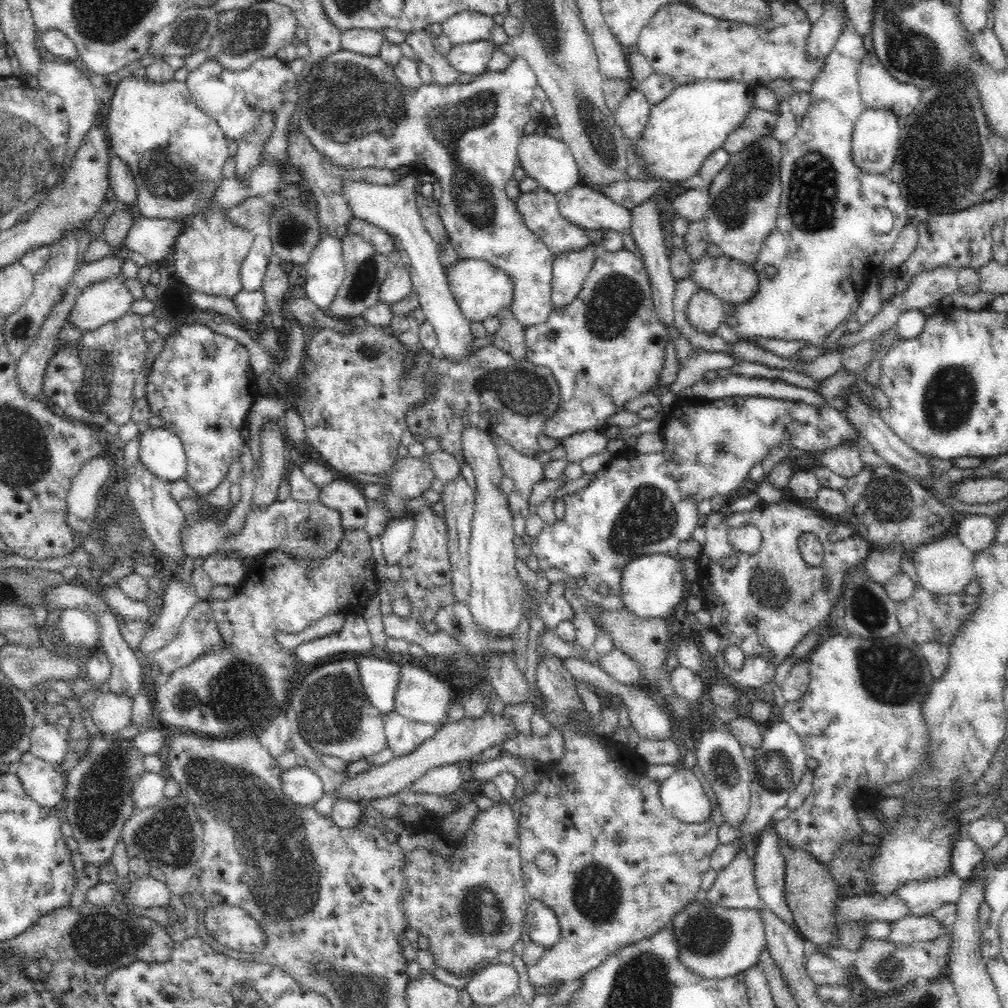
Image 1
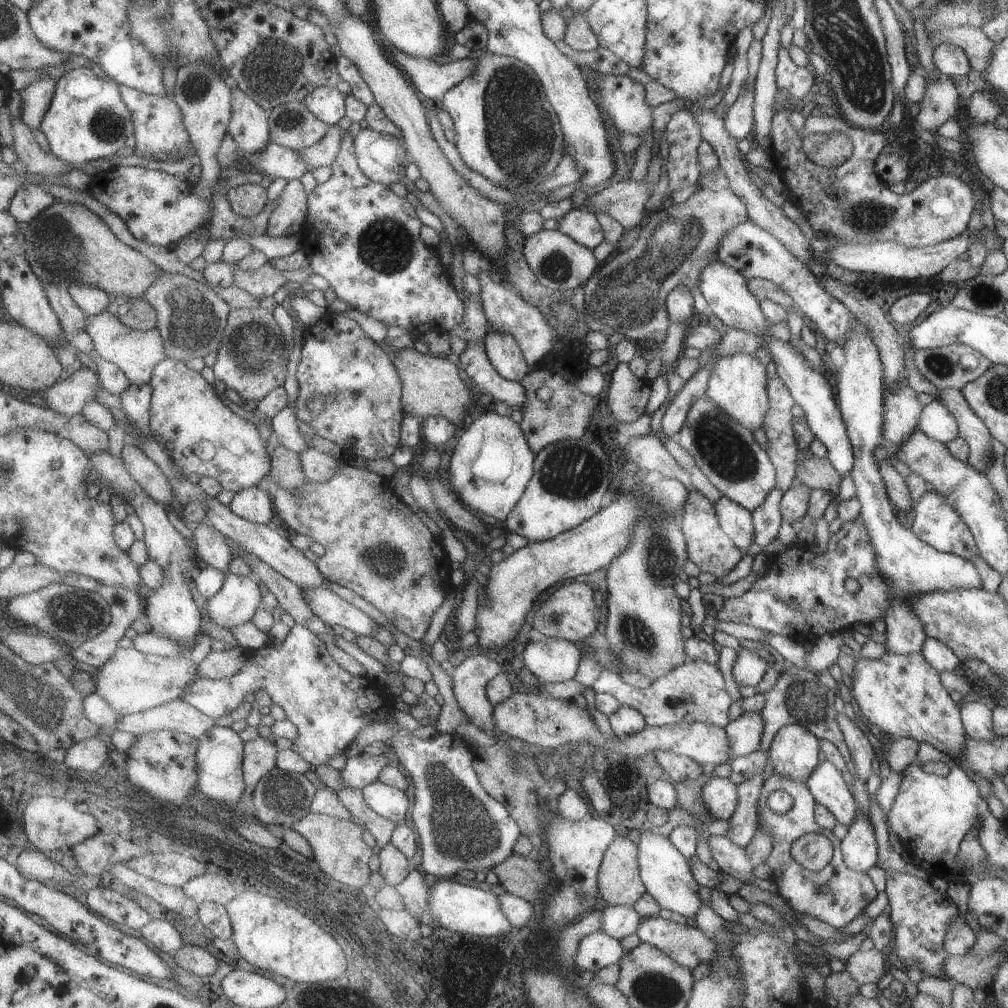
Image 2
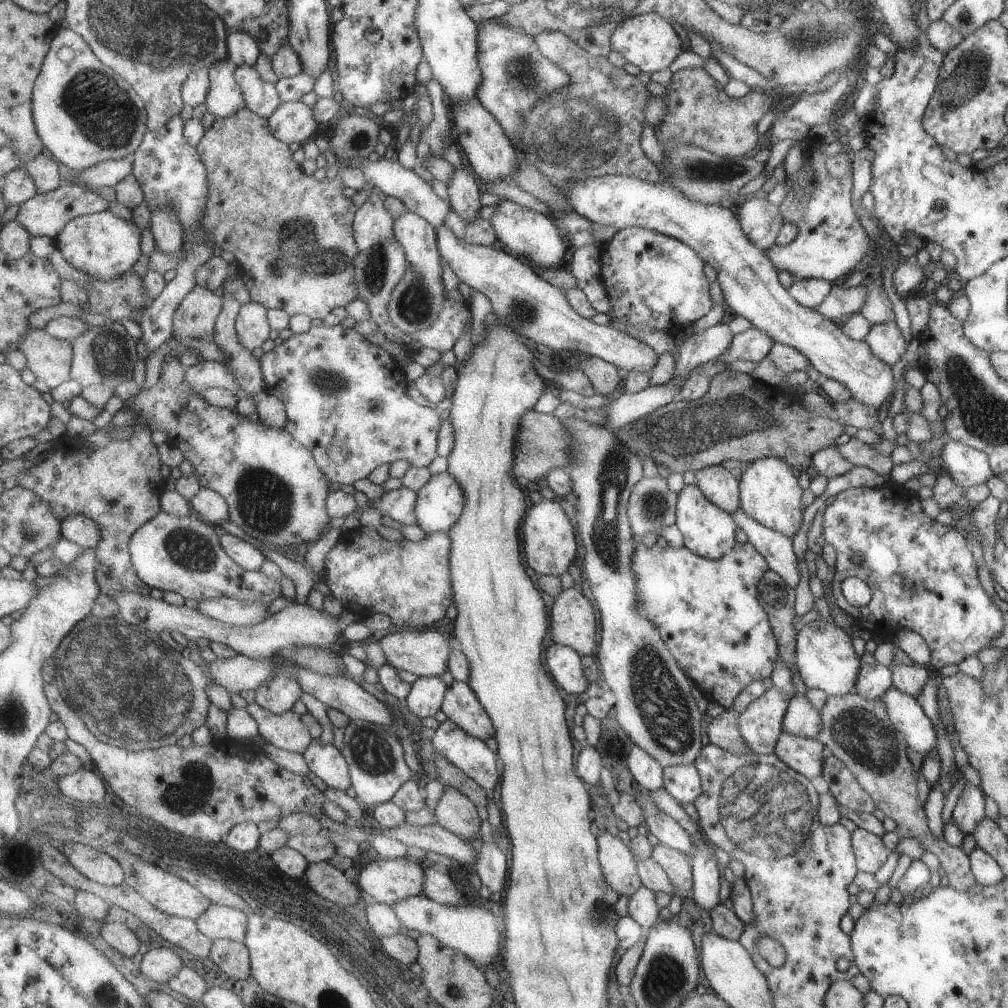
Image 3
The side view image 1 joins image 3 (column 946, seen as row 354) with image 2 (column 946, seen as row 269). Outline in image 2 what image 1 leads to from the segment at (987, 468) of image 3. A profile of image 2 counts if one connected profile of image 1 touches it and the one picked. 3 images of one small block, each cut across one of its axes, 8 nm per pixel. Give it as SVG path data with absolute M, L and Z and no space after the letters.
M938 399L923 406L918 426L924 434L944 444L959 437L956 418Z

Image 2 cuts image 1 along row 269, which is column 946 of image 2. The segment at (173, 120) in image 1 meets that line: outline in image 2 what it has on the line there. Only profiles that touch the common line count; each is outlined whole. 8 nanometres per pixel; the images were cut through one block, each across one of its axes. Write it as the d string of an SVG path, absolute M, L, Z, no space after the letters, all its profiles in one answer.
M782 46L778 55L775 75L777 90L786 90L790 102L788 102L786 108L775 110L775 115L772 119L771 159L774 163L774 169L782 176L788 192L787 198L800 210L800 214L812 226L816 236L826 237L830 235L841 239L843 241L842 244L868 246L868 244L874 244L874 241L899 242L904 244L906 248L922 248L966 233L970 217L978 208L978 201L974 196L974 191L970 188L966 175L958 178L956 176L941 175L918 184L918 187L912 192L898 195L890 190L890 187L885 182L880 181L878 176L876 176L876 172L874 172L876 156L882 152L882 148L886 144L886 138L882 130L856 127L843 117L830 118L830 120L836 122L836 128L834 128L836 132L842 132L842 134L846 134L852 140L852 156L844 164L833 169L827 169L814 164L806 156L803 149L803 138L800 137L800 132L795 130L790 123L790 116L792 112L796 111L796 86L814 86L818 78L811 67L803 68L797 66L792 61L788 50Z

